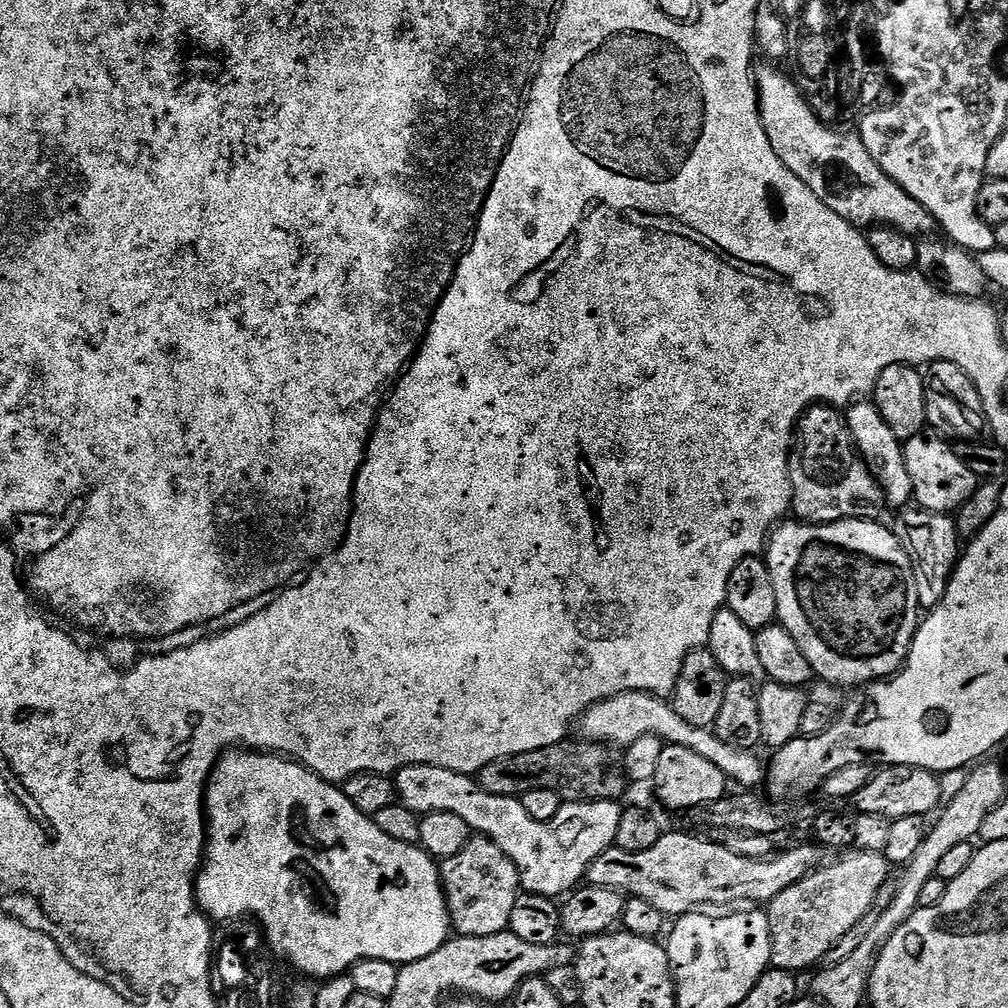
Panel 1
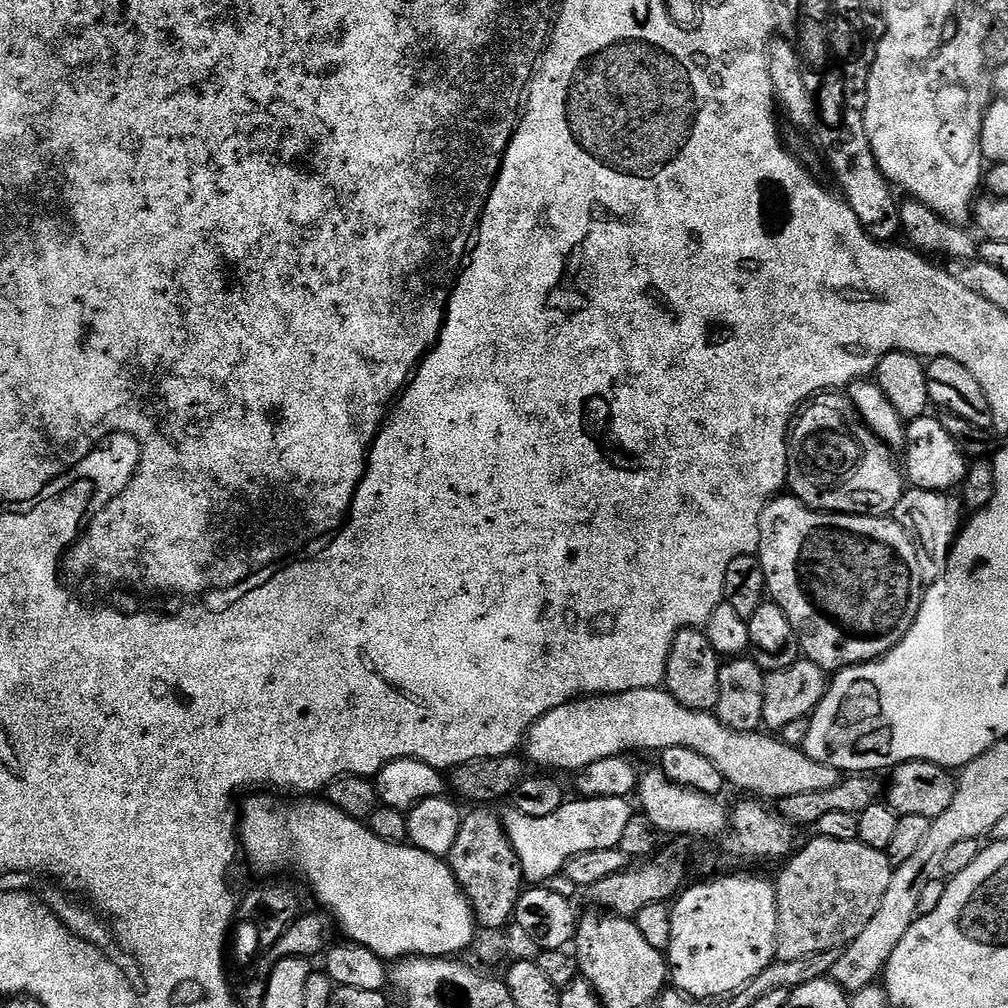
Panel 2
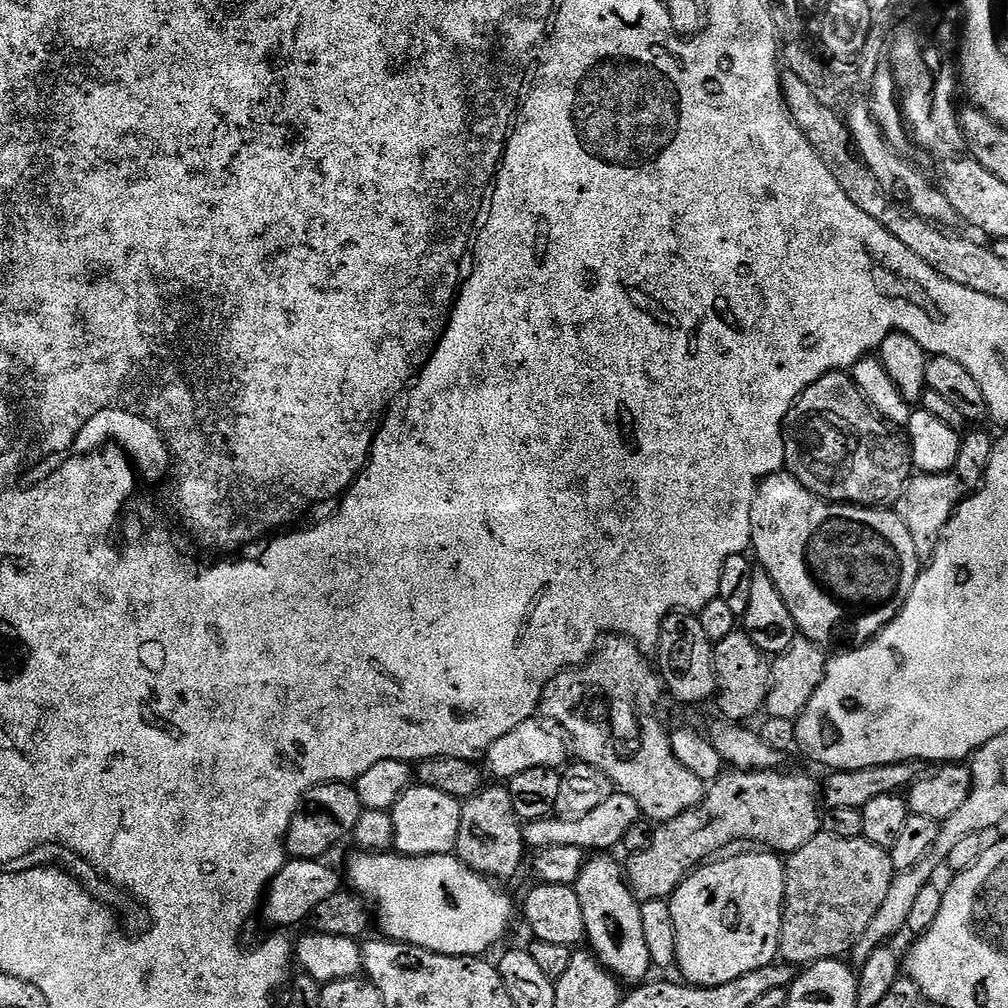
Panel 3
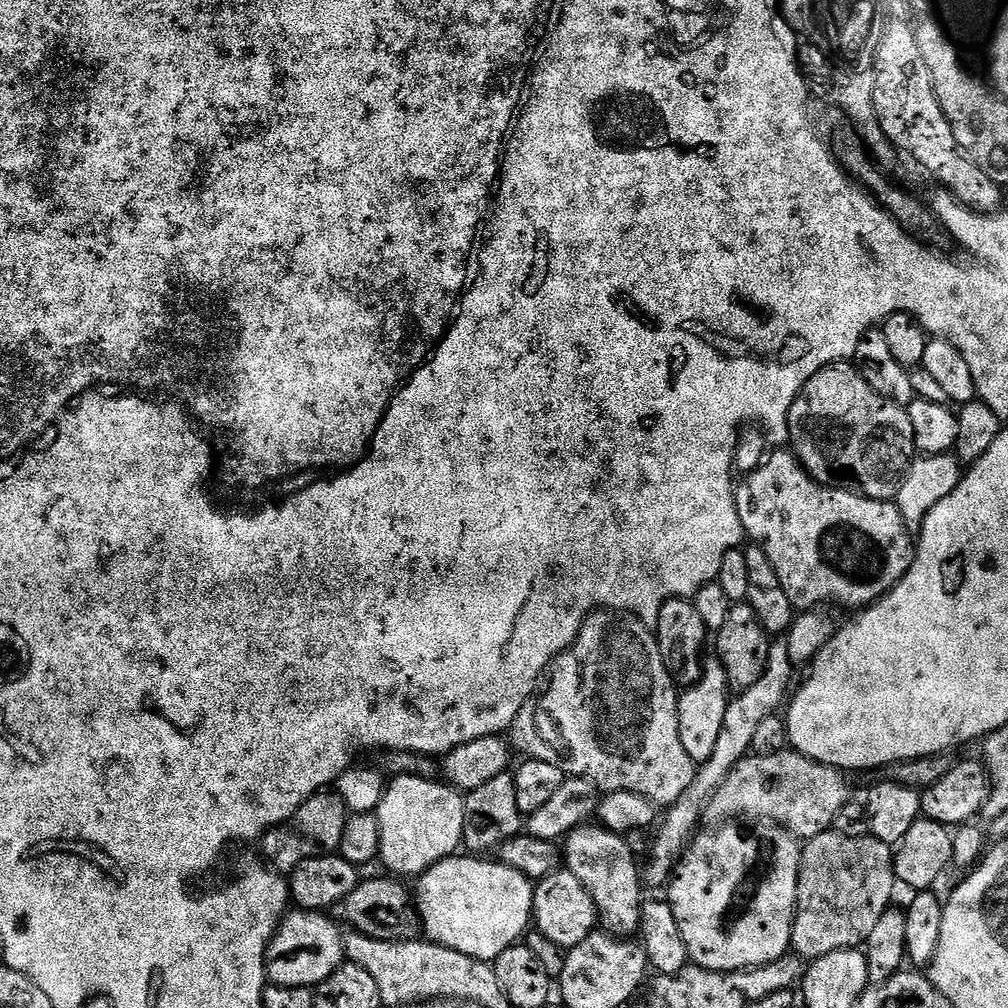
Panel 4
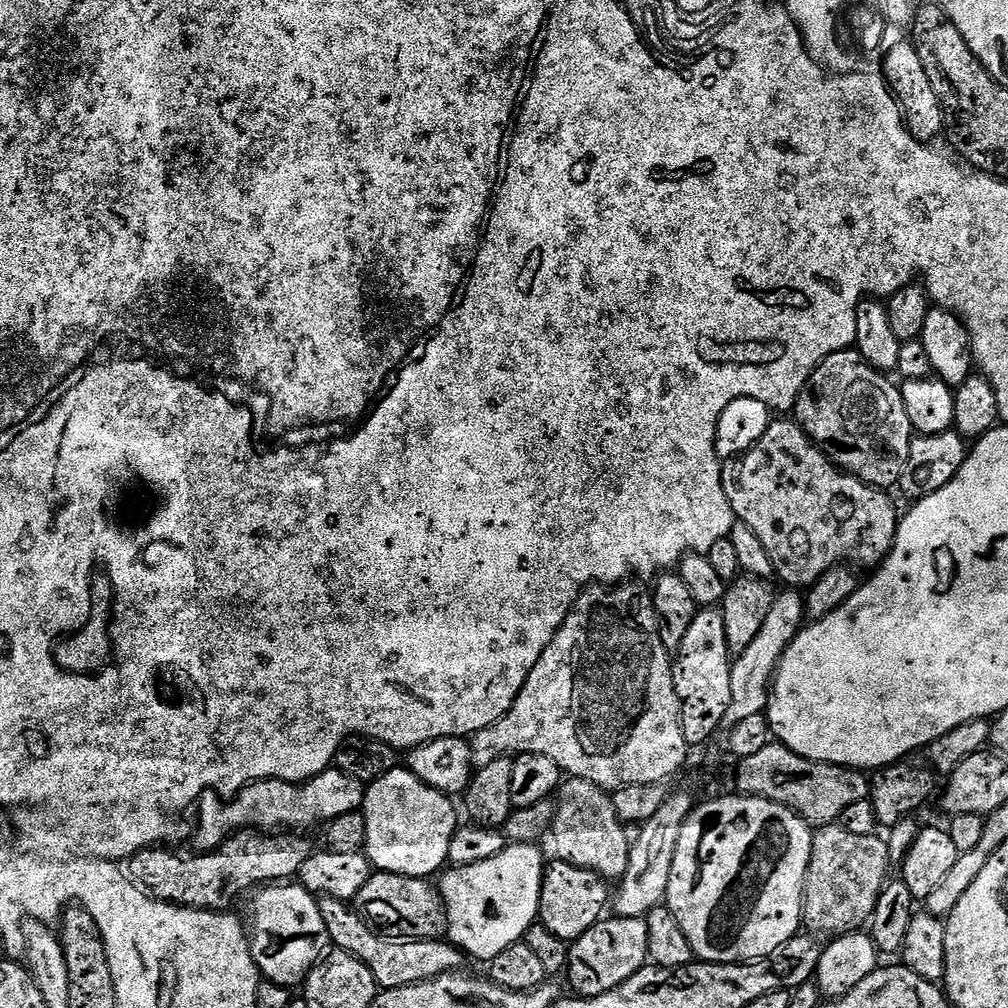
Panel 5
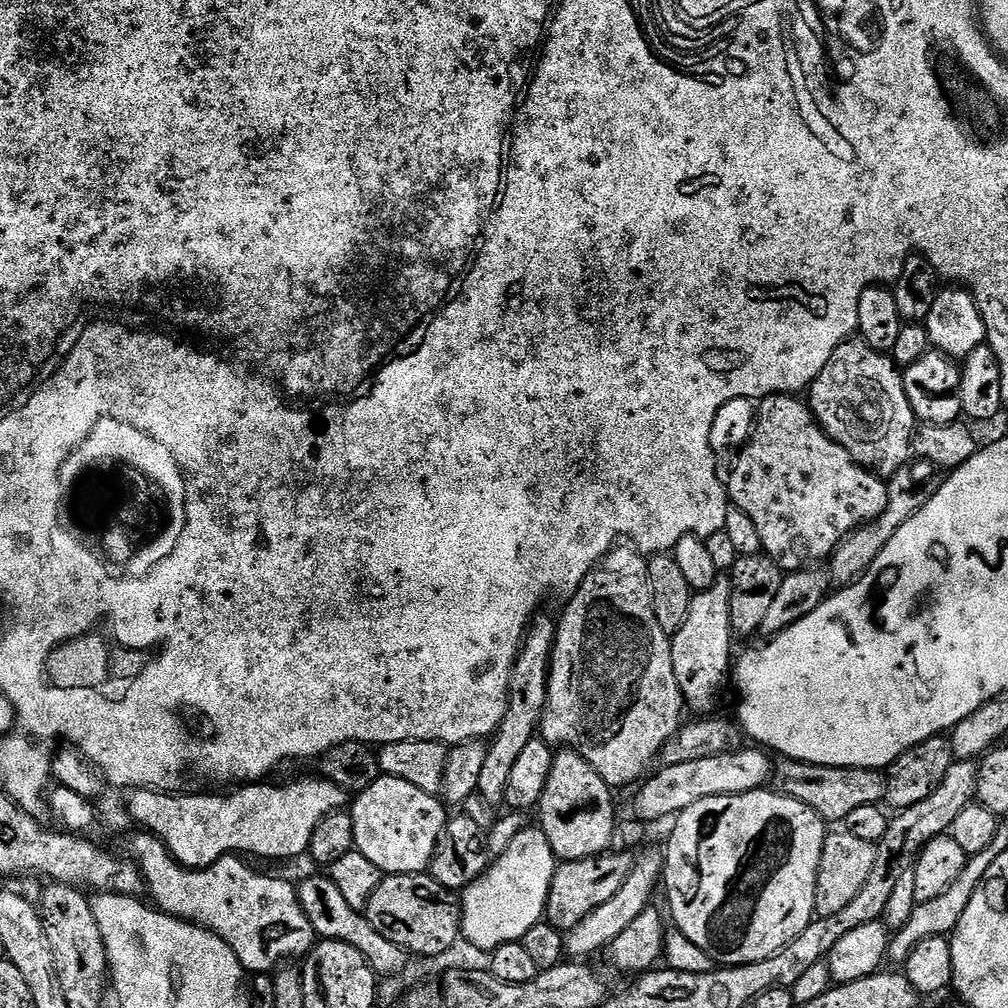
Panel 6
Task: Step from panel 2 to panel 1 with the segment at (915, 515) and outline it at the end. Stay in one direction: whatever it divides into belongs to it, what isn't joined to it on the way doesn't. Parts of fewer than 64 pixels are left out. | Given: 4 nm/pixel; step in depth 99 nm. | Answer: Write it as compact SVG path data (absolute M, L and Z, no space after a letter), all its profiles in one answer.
M919 506L905 507L899 516L899 531L908 532L906 547L914 566L914 582L918 582L920 607L924 610L937 608L946 594L952 572L956 569L957 559L962 552L962 540L956 531L956 521L951 515L931 512Z

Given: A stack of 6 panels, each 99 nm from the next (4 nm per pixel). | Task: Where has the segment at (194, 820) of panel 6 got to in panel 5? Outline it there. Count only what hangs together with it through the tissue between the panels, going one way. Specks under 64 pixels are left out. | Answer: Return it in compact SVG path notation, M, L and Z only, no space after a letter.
M333 766L301 785L287 784L284 780L255 780L241 788L227 803L215 794L205 794L198 801L200 813L196 816L195 851L200 854L213 852L233 832L241 830L259 830L265 834L276 834L281 829L304 830L300 828L323 825L342 814L361 811L365 787L358 778L350 778Z

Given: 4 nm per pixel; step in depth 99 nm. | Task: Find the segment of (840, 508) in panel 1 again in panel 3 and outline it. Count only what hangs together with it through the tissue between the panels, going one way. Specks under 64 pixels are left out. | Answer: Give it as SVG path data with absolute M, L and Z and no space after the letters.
M847 371L828 372L811 384L788 411L784 420L784 467L806 490L825 502L854 504L865 508L888 508L904 492L914 475L912 449L899 431L893 430L857 390Z

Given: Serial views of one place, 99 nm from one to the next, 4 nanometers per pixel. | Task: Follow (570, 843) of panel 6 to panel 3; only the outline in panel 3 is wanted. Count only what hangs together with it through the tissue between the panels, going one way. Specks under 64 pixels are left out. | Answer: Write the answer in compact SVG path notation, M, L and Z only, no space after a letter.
M596 854L593 858L585 859L583 868L578 874L574 885L578 894L578 902L582 902L582 922L587 947L593 956L599 960L601 966L608 969L617 980L628 986L636 986L649 979L648 972L653 971L650 950L646 947L646 938L642 931L641 901L632 895L628 887L626 868L612 857L612 854Z

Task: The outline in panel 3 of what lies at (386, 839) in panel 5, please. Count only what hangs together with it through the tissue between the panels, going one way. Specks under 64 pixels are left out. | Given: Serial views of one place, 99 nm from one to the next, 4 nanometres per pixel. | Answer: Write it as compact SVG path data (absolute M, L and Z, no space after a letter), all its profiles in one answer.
M410 786L392 808L395 851L401 856L446 856L458 842L461 801L450 798L438 790Z

